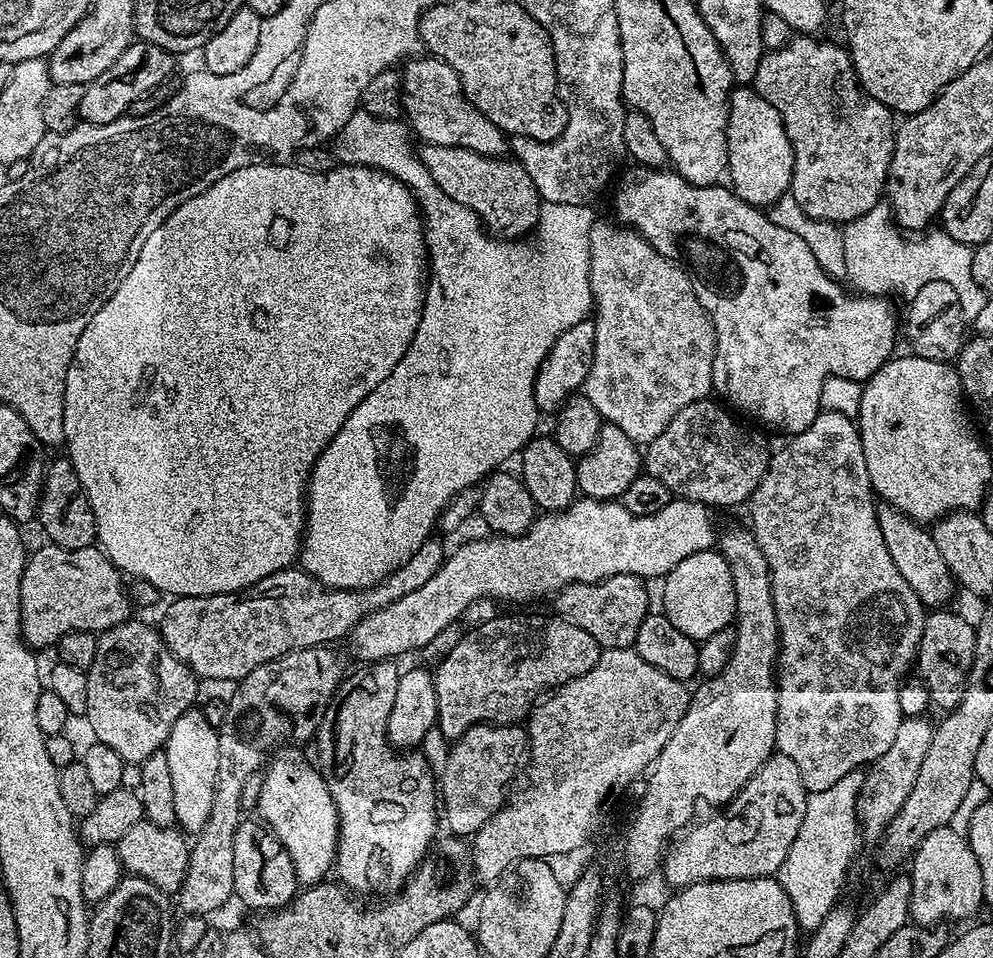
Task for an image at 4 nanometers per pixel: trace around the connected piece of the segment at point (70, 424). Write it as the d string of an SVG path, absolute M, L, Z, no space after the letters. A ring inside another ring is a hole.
M273 162L271 164L255 164L246 166L242 170L234 170L218 182L214 182L202 194L182 202L178 210L174 210L167 216L157 228L140 241L134 259L129 263L128 271L124 274L124 281L114 290L114 294L103 306L90 318L86 330L76 343L76 349L72 355L70 366L66 370L66 382L64 383L64 444L68 452L67 459L71 460L74 470L84 487L86 498L92 507L94 522L96 523L96 539L98 547L109 562L120 569L125 577L134 577L137 581L144 581L156 588L158 593L169 592L169 597L178 596L213 596L223 592L241 593L245 588L262 582L270 574L274 574L283 568L291 568L297 563L300 555L300 546L304 538L304 525L306 523L306 489L308 478L312 474L312 467L318 462L322 450L342 430L346 418L382 382L392 371L398 362L402 362L402 354L410 346L414 334L418 330L420 315L424 309L424 293L426 291L426 245L424 242L424 221L418 211L418 205L412 196L411 190L402 182L398 182L393 176L387 176L385 172L373 172L370 168L358 166L332 166L327 170L309 170L297 168L288 162ZM256 284L264 284L264 292L256 292Z

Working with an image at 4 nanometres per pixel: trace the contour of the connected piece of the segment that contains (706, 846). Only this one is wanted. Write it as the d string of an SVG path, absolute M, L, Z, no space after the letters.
M773 754L760 769L742 786L742 790L723 809L721 816L712 816L705 824L693 823L679 838L673 839L664 853L662 873L673 889L679 890L707 880L749 880L759 876L771 877L782 866L794 846L794 837L798 835L798 826L806 814L808 789L798 774L798 766L790 758Z

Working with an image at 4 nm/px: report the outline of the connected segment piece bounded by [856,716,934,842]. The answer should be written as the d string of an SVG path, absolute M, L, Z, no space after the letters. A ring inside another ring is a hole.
M910 716L901 720L898 734L894 734L894 742L890 750L876 759L876 763L867 769L864 785L858 794L856 814L865 841L879 841L888 829L888 823L902 810L902 802L906 802L906 794L914 790L914 782L918 779L918 770L926 759L926 749L930 747L933 721L924 716Z

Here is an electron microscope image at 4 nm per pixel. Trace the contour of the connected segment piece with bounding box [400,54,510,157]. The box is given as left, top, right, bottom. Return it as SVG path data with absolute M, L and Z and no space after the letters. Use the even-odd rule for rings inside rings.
M424 54L421 60L416 59L409 59L400 72L402 112L411 131L417 137L420 135L424 144L458 146L483 156L503 157L510 148L506 133L494 126L494 122L490 122L482 110L468 101L458 82L458 74L454 74L445 60L435 59L428 54Z

